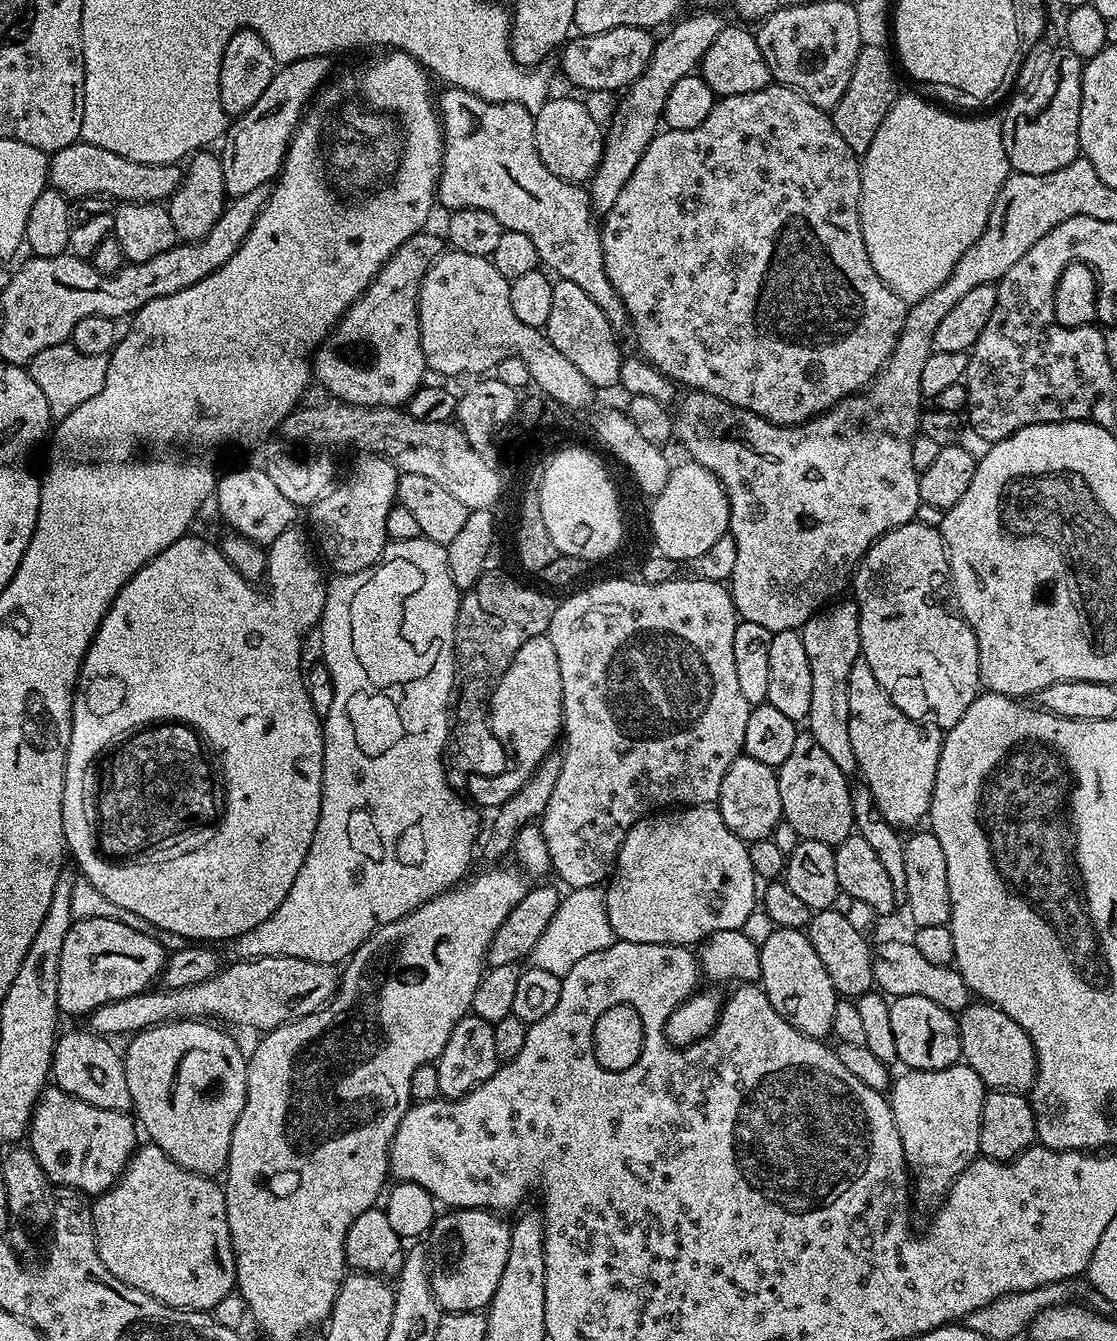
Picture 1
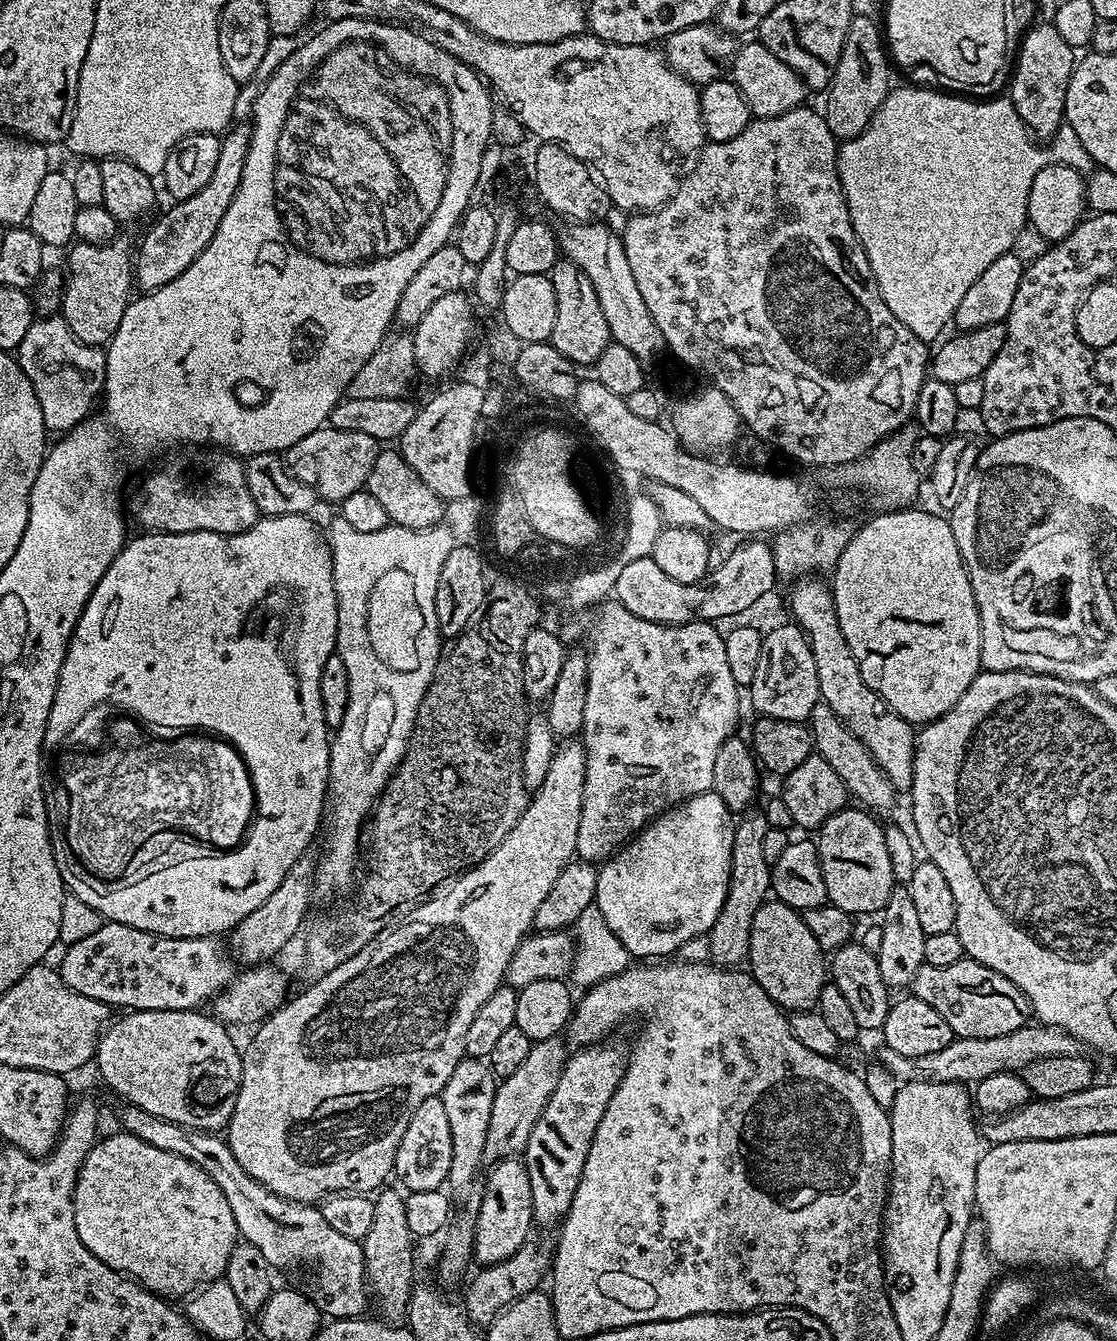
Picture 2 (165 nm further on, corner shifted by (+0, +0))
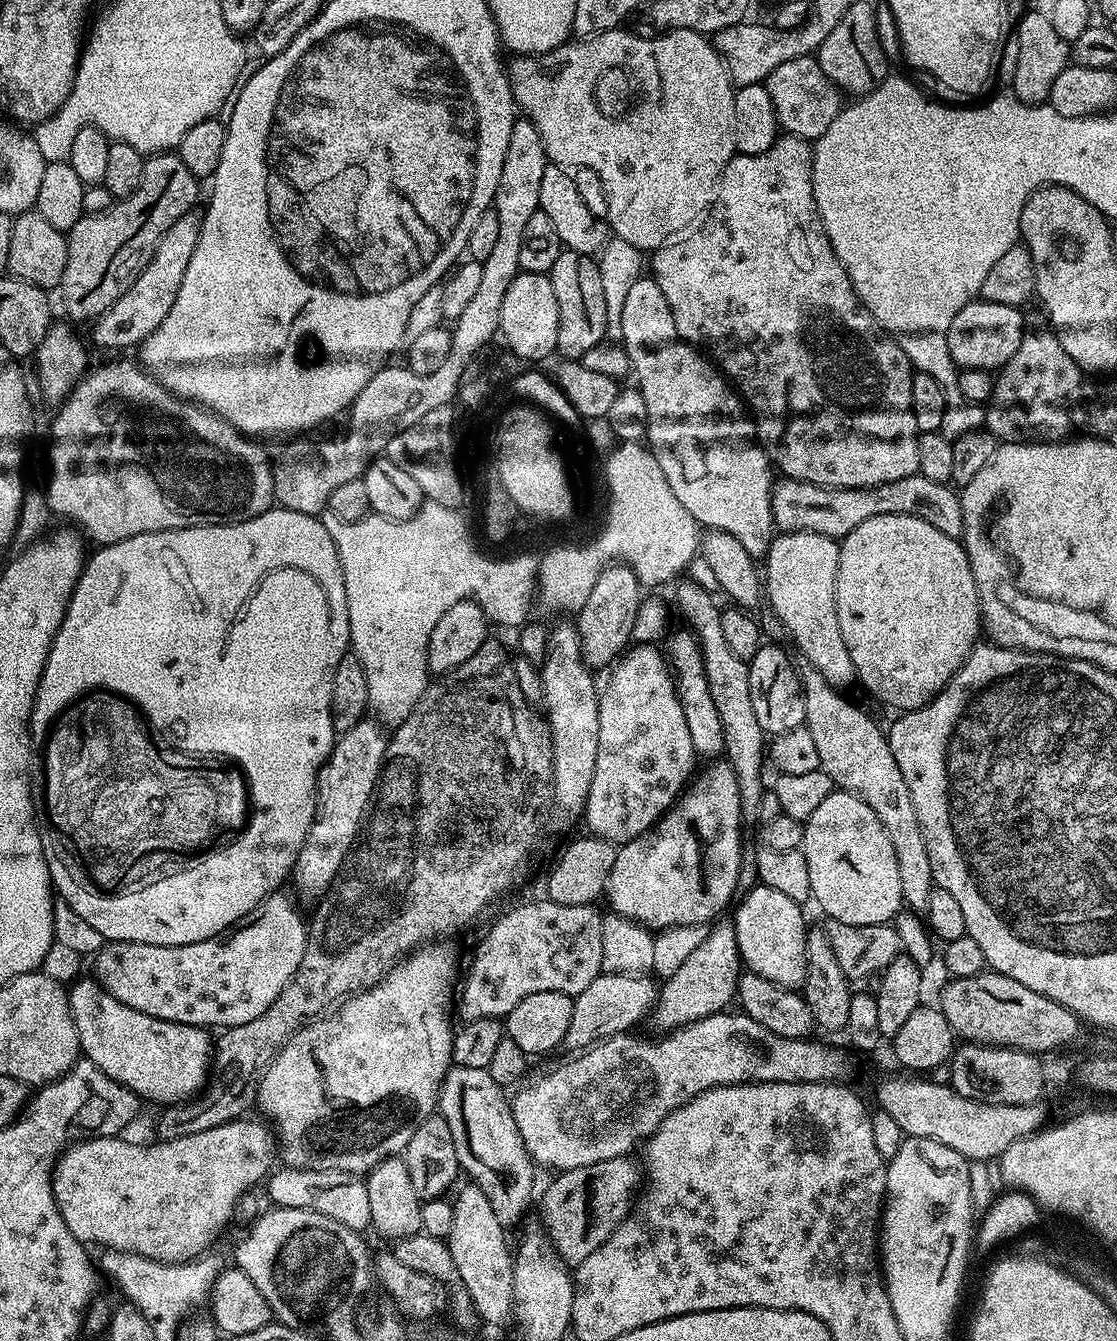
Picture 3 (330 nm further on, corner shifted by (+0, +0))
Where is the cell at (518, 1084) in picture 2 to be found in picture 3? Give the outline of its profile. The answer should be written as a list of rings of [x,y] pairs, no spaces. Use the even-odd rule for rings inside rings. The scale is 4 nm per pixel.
[[[604,972],[582,994],[572,1001],[570,1014],[570,1030],[566,1030],[564,1044],[567,1047],[583,1050],[593,1044],[607,1040],[610,1036],[627,1033],[648,1011],[655,1009],[658,1004],[658,984],[648,974],[625,974],[623,972]]]

